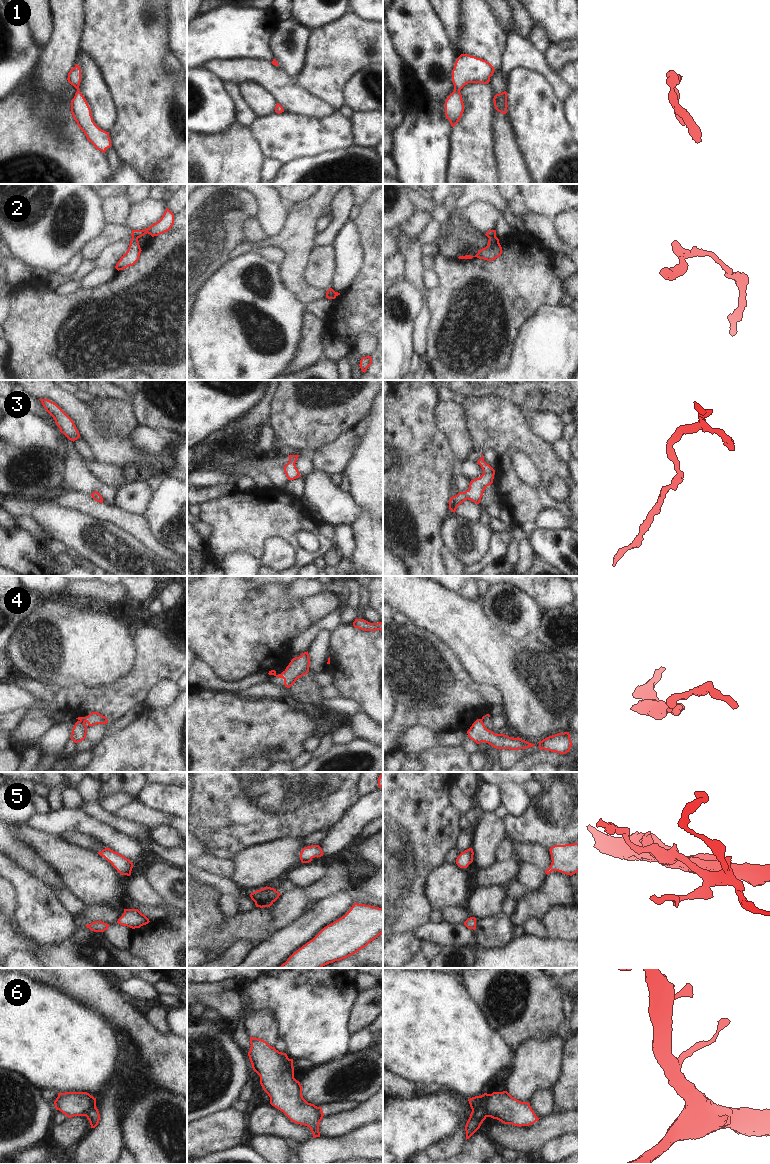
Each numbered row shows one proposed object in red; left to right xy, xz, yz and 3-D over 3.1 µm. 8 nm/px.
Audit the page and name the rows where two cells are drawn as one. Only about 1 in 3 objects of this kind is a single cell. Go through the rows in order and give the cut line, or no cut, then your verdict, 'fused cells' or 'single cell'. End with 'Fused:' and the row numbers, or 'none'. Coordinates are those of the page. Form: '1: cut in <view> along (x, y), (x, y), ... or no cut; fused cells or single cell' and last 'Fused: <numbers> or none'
1: no cut; single cell
2: cut in yz along (495, 236), (489, 238); fused cells
3: no cut; single cell
4: cut in xy along (80, 720), (84, 723); fused cells
5: no cut; single cell
6: cut in yz along (472, 1109), (480, 1108), (486, 1116); fused cells
Fused: 2, 4, 6

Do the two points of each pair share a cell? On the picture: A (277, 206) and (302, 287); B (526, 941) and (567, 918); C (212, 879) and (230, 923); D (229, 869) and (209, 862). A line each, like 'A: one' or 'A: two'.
A: two
B: two
C: two
D: one

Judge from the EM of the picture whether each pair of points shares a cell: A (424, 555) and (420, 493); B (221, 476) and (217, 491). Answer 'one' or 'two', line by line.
A: one
B: two

